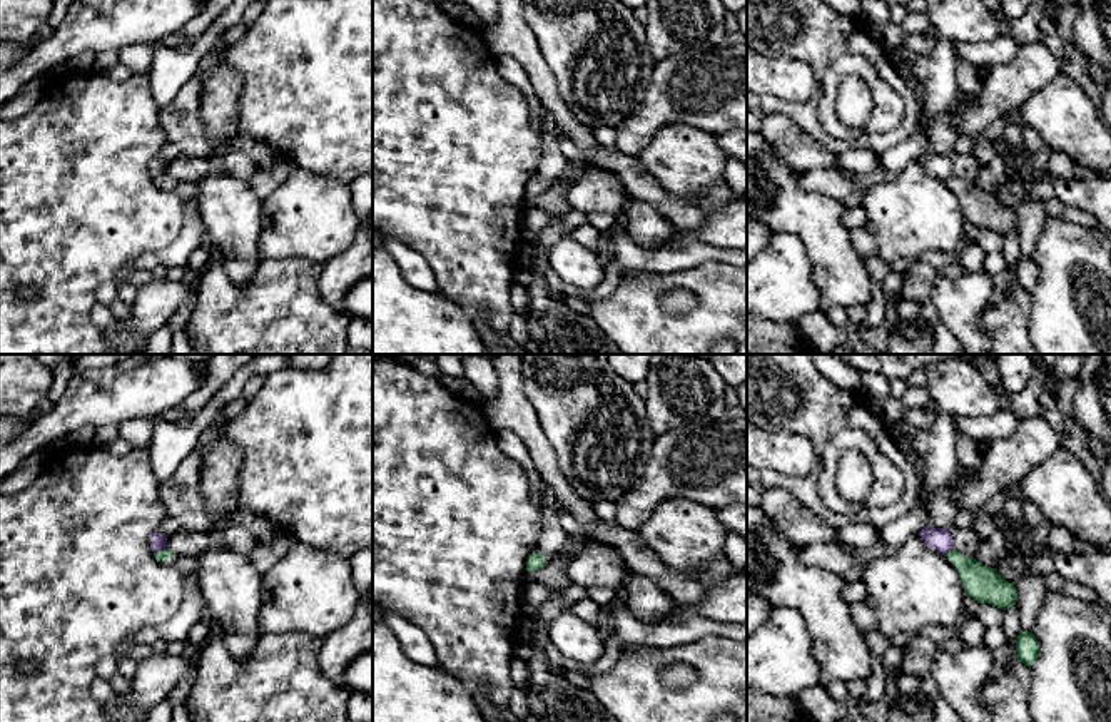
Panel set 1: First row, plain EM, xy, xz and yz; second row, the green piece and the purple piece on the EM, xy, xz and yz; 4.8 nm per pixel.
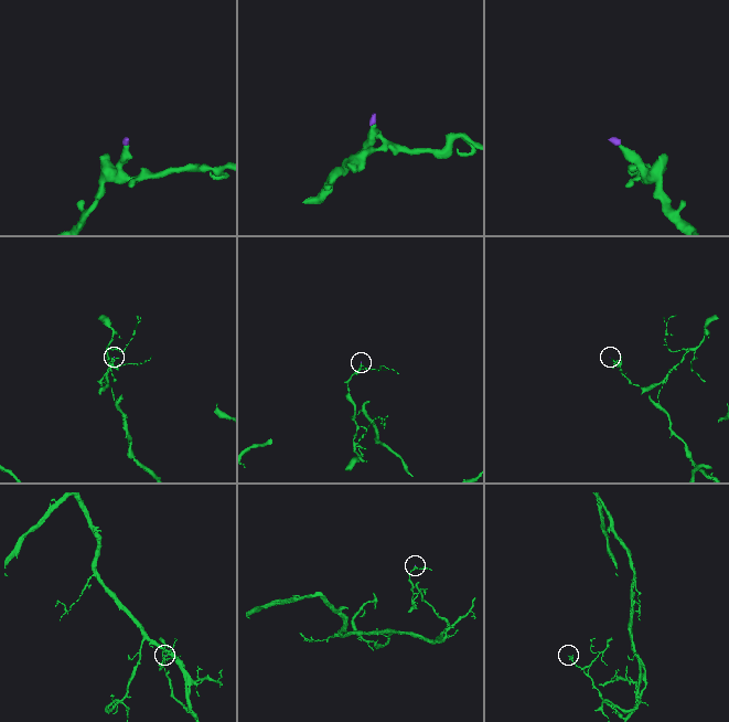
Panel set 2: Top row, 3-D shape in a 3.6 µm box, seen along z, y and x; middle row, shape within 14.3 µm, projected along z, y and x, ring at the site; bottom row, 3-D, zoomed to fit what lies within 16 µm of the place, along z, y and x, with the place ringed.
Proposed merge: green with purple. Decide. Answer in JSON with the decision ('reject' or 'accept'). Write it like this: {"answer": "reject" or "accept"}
{"answer": "accept"}

